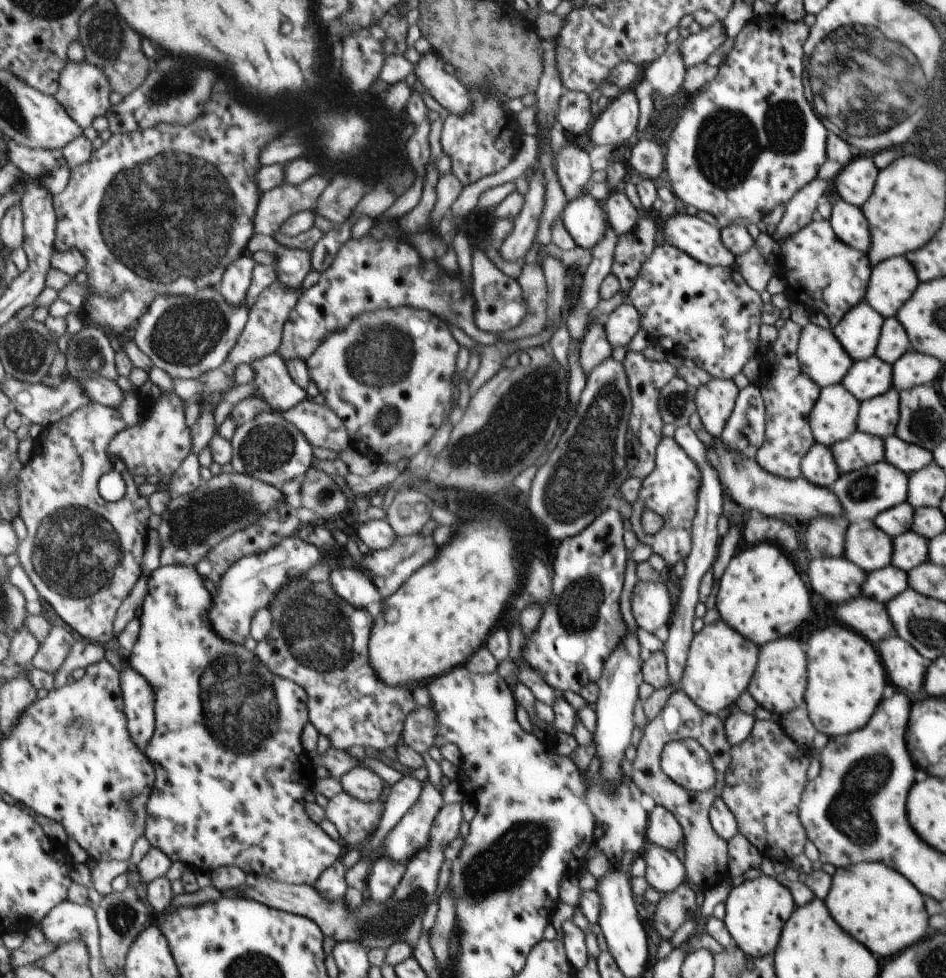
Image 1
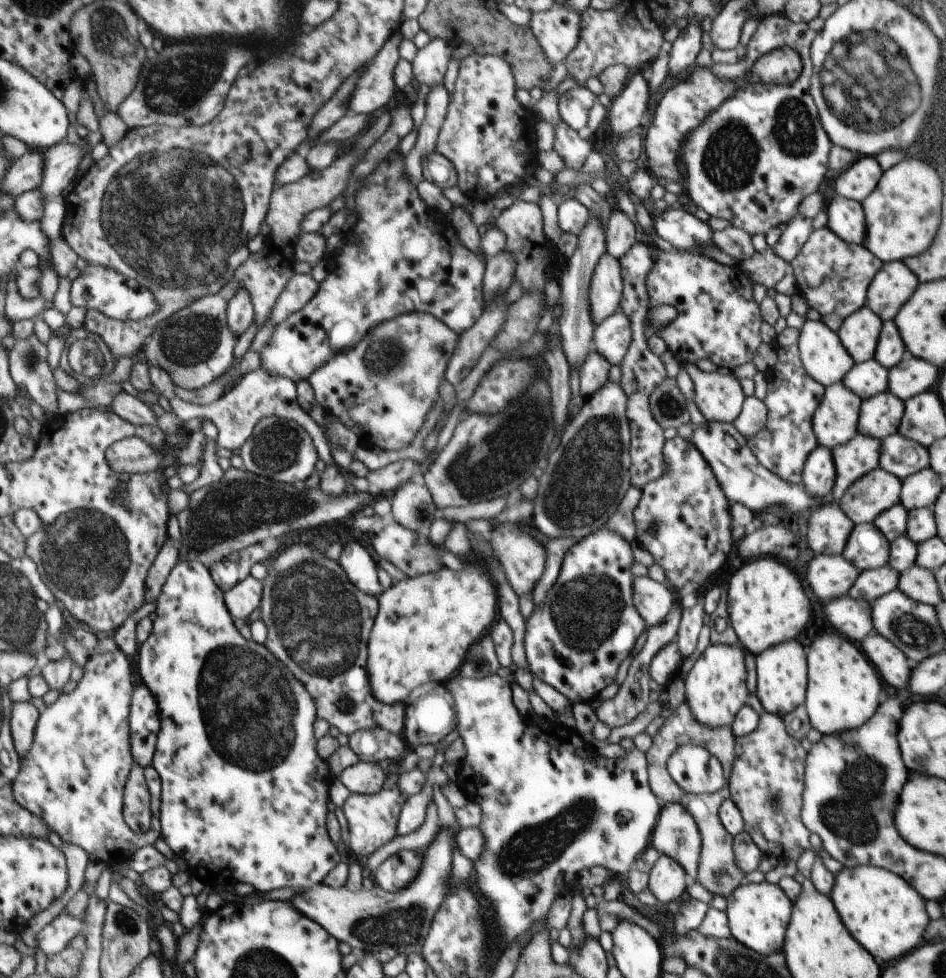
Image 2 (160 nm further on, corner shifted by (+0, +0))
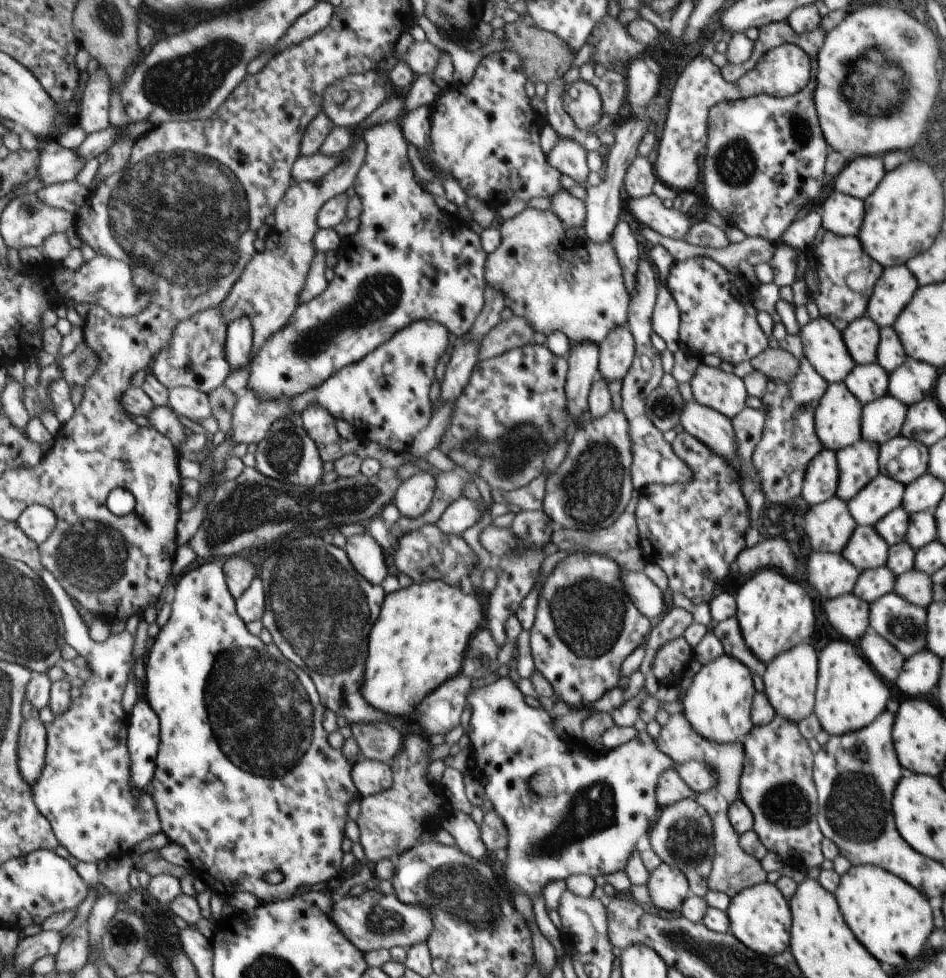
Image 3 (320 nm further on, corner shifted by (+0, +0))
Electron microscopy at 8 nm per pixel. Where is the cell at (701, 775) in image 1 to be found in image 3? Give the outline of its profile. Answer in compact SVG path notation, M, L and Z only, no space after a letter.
M502 674L498 680L495 680L493 684L483 686L481 688L469 688L467 696L465 696L465 702L470 708L469 727L465 734L469 740L471 756L473 758L473 773L471 774L484 789L484 796L491 802L493 812L497 812L495 816L503 820L505 824L505 836L507 836L507 844L505 844L506 859L503 861L503 874L505 874L505 884L507 884L507 892L511 892L511 896L523 894L529 902L533 902L533 894L539 892L549 880L565 880L571 875L587 875L594 878L598 875L605 875L623 870L627 866L629 858L633 854L633 846L637 842L637 838L649 828L649 822L651 822L651 816L655 820L657 816L657 804L655 804L655 798L653 798L653 788L655 788L655 782L659 782L659 777L668 768L673 768L677 772L677 776L681 778L684 784L688 785L691 792L702 793L708 792L709 788L715 787L717 784L717 776L711 768L707 768L705 764L697 762L697 760L687 760L683 764L673 764L673 760L661 753L656 748L655 741L648 736L648 733L639 732L635 738L631 738L629 742L617 746L611 750L605 749L601 752L586 750L583 747L575 748L579 744L569 746L559 740L559 736L551 730L551 718L549 714L545 712L541 707L529 708L525 702L523 702L523 694L517 690L518 686L513 686L513 682Z

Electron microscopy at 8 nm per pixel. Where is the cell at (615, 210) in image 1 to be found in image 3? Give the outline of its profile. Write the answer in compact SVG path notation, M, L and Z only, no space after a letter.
M619 219L611 231L610 243L616 251L617 260L623 267L624 284L627 286L632 300L639 260L639 252L637 251L639 237L631 233L631 230L630 224Z

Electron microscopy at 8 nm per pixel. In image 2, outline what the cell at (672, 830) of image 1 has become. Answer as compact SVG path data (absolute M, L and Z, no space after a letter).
M665 803L650 844L659 855L671 857L695 880L700 860L700 829L684 807Z

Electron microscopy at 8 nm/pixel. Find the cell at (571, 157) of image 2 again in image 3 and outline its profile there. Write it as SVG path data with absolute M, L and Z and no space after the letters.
M559 77L551 80L546 85L547 92L543 98L543 101L545 101L546 124L556 133L558 138L571 138L573 140L577 128L563 106L566 83Z

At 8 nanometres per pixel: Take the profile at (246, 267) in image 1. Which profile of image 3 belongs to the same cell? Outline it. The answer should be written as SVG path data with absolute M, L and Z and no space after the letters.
M248 317L228 324L227 352L232 370L250 367L251 352L254 346L253 322Z

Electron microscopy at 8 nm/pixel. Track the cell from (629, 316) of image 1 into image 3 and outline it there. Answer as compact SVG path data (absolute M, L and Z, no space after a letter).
M626 326L615 327L598 345L598 375L610 383L622 380L635 359L635 338Z

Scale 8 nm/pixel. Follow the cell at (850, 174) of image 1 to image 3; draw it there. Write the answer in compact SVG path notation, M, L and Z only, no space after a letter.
M879 156L848 159L841 172L835 176L835 190L850 197L865 200L883 178L883 164Z

